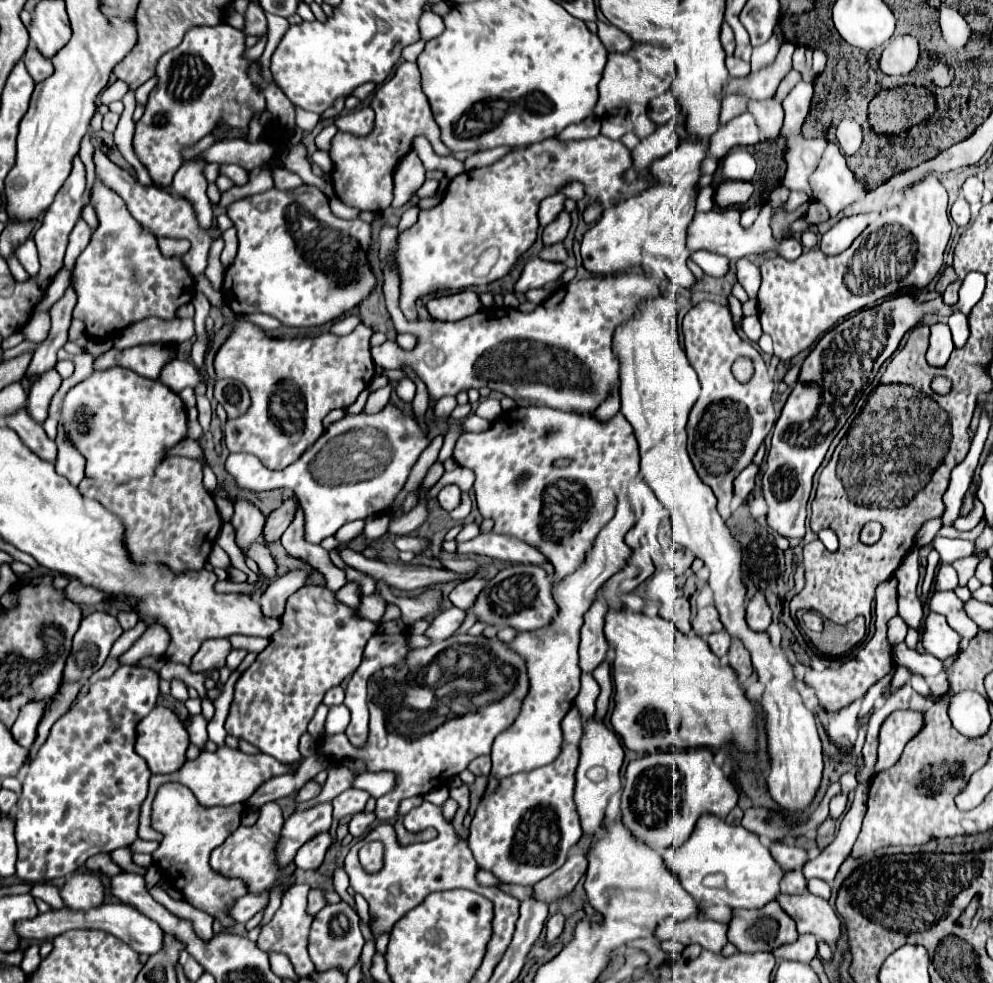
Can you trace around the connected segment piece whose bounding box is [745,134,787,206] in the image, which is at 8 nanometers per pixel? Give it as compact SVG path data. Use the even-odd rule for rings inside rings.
M779 134L775 140L765 142L765 148L755 148L753 154L759 166L757 166L757 174L751 180L751 184L755 186L755 192L745 206L767 204L773 188L777 188L783 182L781 178L785 176L785 170L787 170L787 164L785 164L787 142Z

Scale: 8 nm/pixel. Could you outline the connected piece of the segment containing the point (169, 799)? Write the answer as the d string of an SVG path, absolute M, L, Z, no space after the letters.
M163 784L159 788L153 800L153 828L163 834L163 842L153 852L153 862L159 866L159 870L177 868L173 886L183 892L185 900L199 910L209 912L213 918L219 918L221 924L229 928L233 924L233 920L227 916L229 904L233 904L235 898L247 894L245 884L241 884L241 880L225 880L223 876L217 876L209 868L209 854L223 842L223 838L227 838L241 826L241 814L245 806L233 804L229 808L205 808L199 806L193 794L189 794L191 792L183 784Z

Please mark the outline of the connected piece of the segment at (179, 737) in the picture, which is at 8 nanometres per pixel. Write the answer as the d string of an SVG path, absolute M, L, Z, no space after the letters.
M155 706L139 724L137 724L137 742L135 752L147 762L153 774L171 774L185 764L185 752L189 746L189 734L183 728L181 720L165 706Z

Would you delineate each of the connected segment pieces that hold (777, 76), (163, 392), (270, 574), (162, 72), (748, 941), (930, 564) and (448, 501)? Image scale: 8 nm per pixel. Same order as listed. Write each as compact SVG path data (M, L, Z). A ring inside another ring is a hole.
M787 42L781 46L775 62L767 70L759 70L757 74L751 74L747 78L733 78L733 84L729 84L729 94L733 92L743 92L755 100L765 100L773 98L779 82L787 76L787 72L792 70L792 56L796 45Z
M109 368L105 372L93 372L87 380L71 388L63 400L61 408L61 420L65 428L69 428L69 436L73 436L73 442L81 452L87 456L85 474L93 476L97 480L105 482L129 482L133 478L151 476L157 464L165 456L165 448L177 444L181 438L185 438L185 404L179 398L177 392L163 386L159 380L149 380L133 370L127 368Z
M253 542L249 544L247 548L243 548L245 556L255 560L257 566L259 566L259 572L263 576L263 586L261 590L255 594L255 598L261 598L261 594L267 590L267 586L271 584L271 580L275 580L275 574L277 574L277 564L275 564L275 558L271 554L271 550L265 546L265 544L259 544L259 542Z
M229 24L197 26L185 34L181 46L169 50L169 54L165 54L159 60L159 64L157 64L159 82L149 94L145 114L137 122L137 130L135 130L135 138L133 138L135 154L147 166L155 184L169 186L173 182L175 172L185 162L185 158L181 156L181 150L197 144L203 136L213 132L213 128L219 126L219 122L229 124L233 128L247 128L257 112L267 110L261 88L247 74L253 60L245 58L245 50L247 50L245 34L241 30L237 30Z
M775 902L759 910L735 910L727 936L739 952L773 952L783 944L795 942L799 932L795 920L781 908L779 902Z
M933 549L927 557L926 575L923 580L923 594L921 594L921 600L923 604L927 602L929 598L929 592L931 592L932 584L936 575L936 568L939 564L940 556L939 553Z
M449 484L449 486L445 486L441 492L439 492L439 504L447 510L447 512L451 512L457 504L459 504L459 500L461 500L461 490L459 490L459 486L455 486L455 484Z

